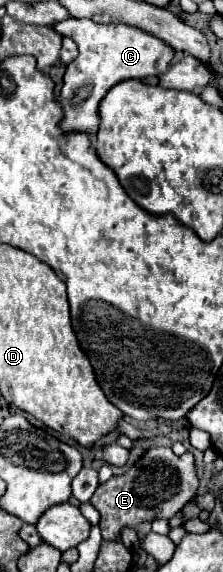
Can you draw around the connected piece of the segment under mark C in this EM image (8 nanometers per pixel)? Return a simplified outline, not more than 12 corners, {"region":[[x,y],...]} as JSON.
{"region":[[62,20],[78,44],[60,104],[64,134],[96,136],[98,104],[160,76],[174,50],[126,24]]}

